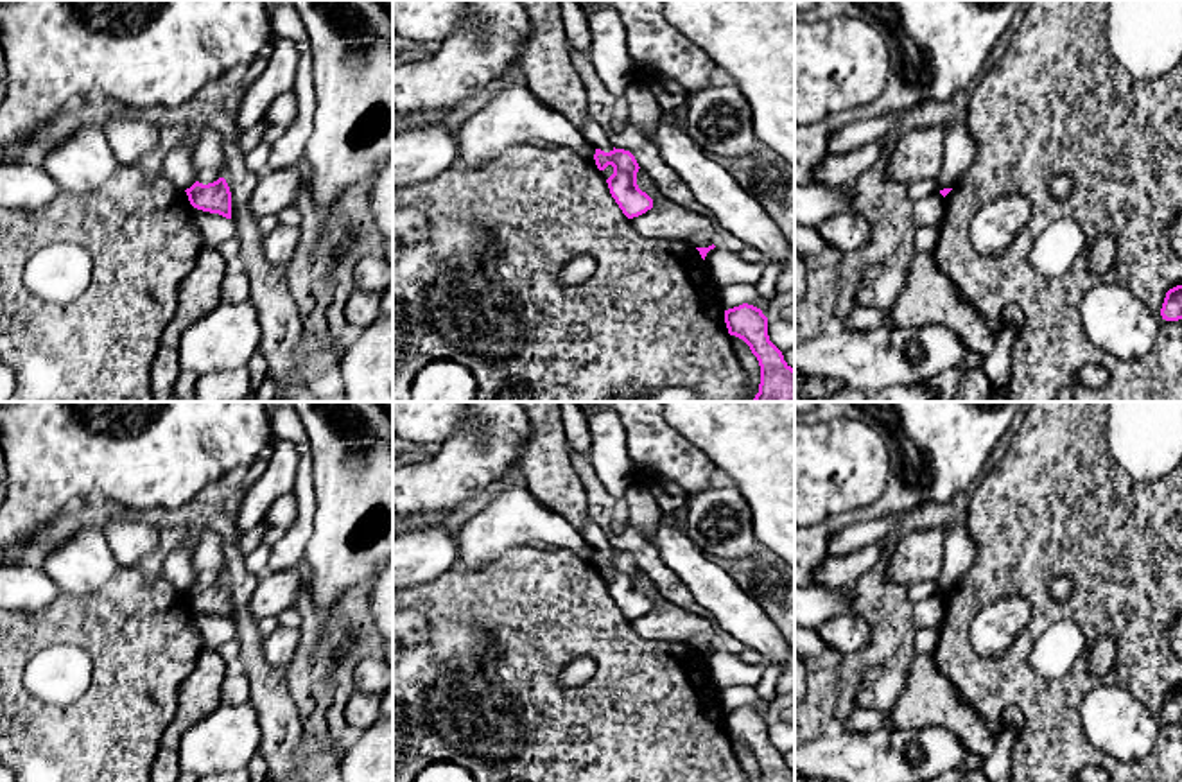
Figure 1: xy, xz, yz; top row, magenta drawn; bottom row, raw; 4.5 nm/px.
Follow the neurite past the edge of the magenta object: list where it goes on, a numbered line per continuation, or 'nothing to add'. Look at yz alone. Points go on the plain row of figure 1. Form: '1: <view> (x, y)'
nothing to add

